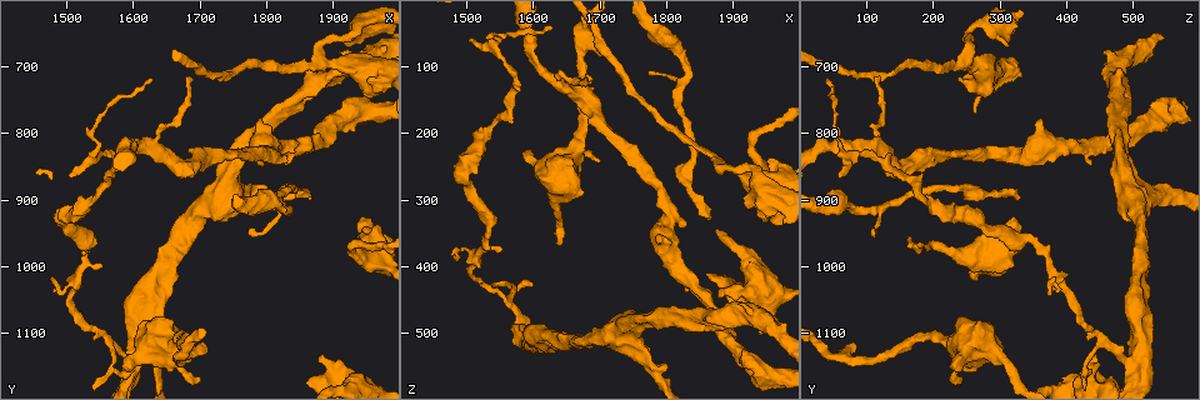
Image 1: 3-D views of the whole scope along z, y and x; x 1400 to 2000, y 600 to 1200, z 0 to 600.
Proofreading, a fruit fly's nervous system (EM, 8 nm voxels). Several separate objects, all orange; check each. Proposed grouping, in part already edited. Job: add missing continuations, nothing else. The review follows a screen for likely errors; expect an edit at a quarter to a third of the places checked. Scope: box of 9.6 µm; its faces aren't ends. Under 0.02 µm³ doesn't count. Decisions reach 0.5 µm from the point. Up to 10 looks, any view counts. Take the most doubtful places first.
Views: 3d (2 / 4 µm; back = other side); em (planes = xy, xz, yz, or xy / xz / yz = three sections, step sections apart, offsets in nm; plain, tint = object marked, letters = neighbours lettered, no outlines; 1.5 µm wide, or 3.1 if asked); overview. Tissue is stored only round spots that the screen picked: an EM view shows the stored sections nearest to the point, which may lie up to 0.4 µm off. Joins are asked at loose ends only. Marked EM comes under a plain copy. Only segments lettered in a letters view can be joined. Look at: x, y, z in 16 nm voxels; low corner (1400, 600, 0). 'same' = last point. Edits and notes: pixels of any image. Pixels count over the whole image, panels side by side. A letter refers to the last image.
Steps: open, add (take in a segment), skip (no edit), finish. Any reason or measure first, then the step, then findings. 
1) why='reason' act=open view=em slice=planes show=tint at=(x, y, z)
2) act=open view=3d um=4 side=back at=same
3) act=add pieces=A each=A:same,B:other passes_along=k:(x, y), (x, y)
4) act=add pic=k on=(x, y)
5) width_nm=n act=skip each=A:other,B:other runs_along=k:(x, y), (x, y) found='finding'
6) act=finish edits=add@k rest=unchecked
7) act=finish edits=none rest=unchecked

why='branch stops here' act=open view=em slice=xz step=4 show=letters at=(1865, 900, 325)

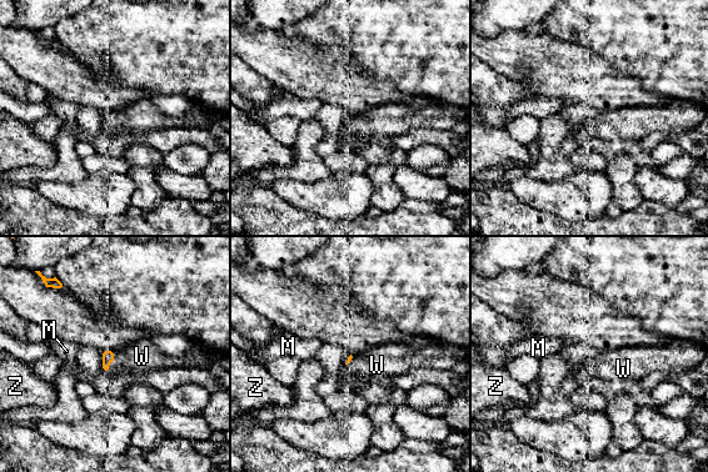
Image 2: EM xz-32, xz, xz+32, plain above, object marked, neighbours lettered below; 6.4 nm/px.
act=add pieces=W each=M:other,W:same,Z:other found='it goes on there'

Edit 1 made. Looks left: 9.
act=open view=overview

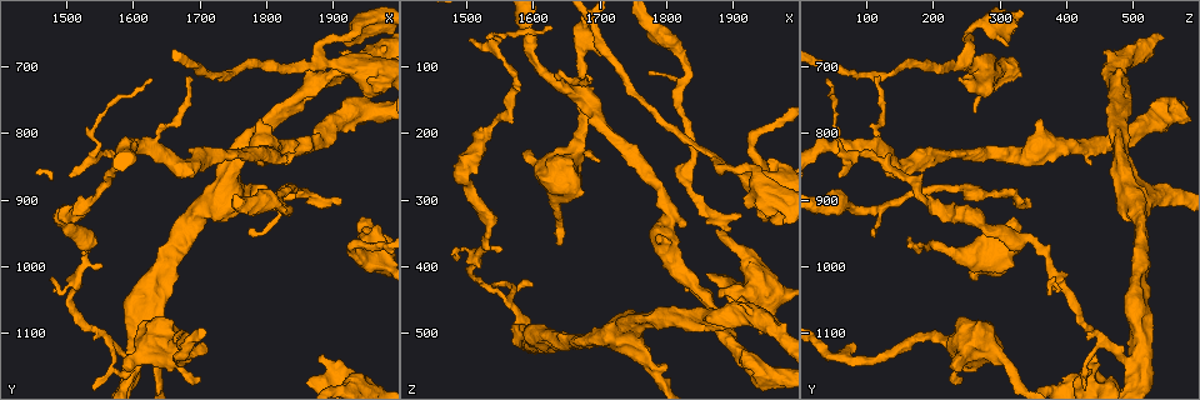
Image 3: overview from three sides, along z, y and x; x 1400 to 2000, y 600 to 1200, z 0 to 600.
act=open view=3d um=4 at=(1885, 1135, 445)

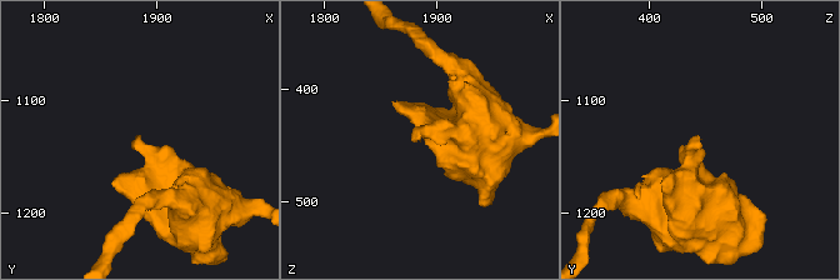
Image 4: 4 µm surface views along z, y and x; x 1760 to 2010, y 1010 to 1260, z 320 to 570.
why='now the EM' act=open view=em slice=planes show=letters at=(1882, 1138, 446)

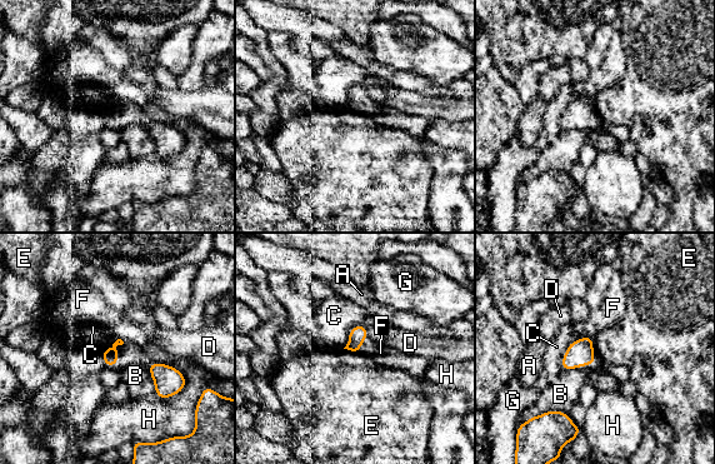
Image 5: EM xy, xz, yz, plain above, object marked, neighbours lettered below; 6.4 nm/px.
act=skip each=A:other,B:other,C:other,D:other,E:other,F:other,G:other,H:other border=5:(118, 339), (101, 352) found='no lettered segment goes on from it'

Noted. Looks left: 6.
act=open view=3d um=2 at=(1770, 945, 105)

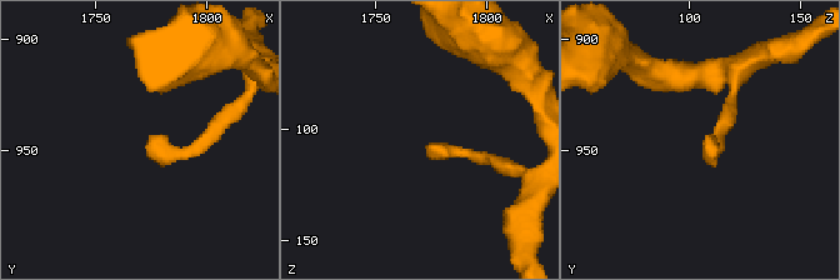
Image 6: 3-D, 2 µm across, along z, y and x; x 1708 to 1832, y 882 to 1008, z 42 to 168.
why='now the EM' act=open view=em slice=planes show=letters at=(1774, 948, 106)

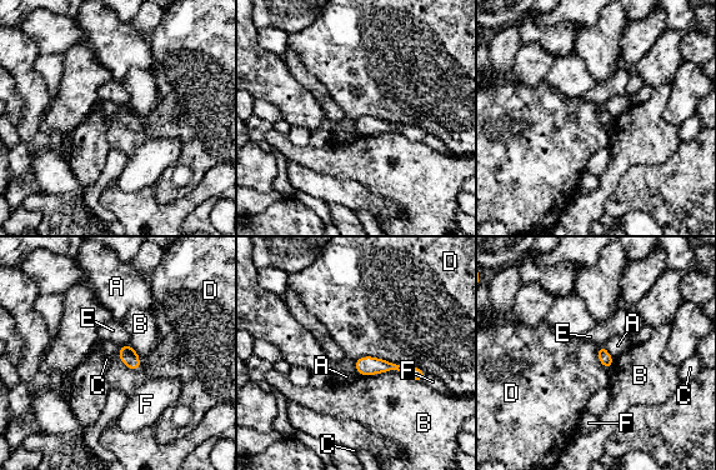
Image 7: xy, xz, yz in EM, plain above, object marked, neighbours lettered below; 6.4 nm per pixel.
width_nm=90 act=skip each=A:other,B:other,C:other,D:other,E:other,F:other runs_along=7:(359, 361), (421, 374) found='no lettered segment goes on from it'

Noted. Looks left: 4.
why='tapers out' act=open view=em slice=yz step=8 show=letters at=(1510, 865, 60)

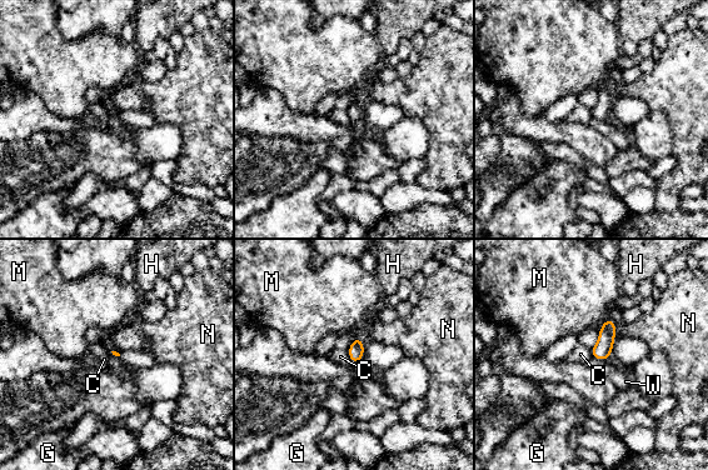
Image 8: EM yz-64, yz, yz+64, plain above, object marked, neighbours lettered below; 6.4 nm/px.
act=skip each=C:other,G:other,H:other,M:other,N:other,W:other border=8:(347, 351), (352, 364) found='no lettered segment goes on from it'

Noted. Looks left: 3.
act=finish edits=add@2 rest=unchecked

